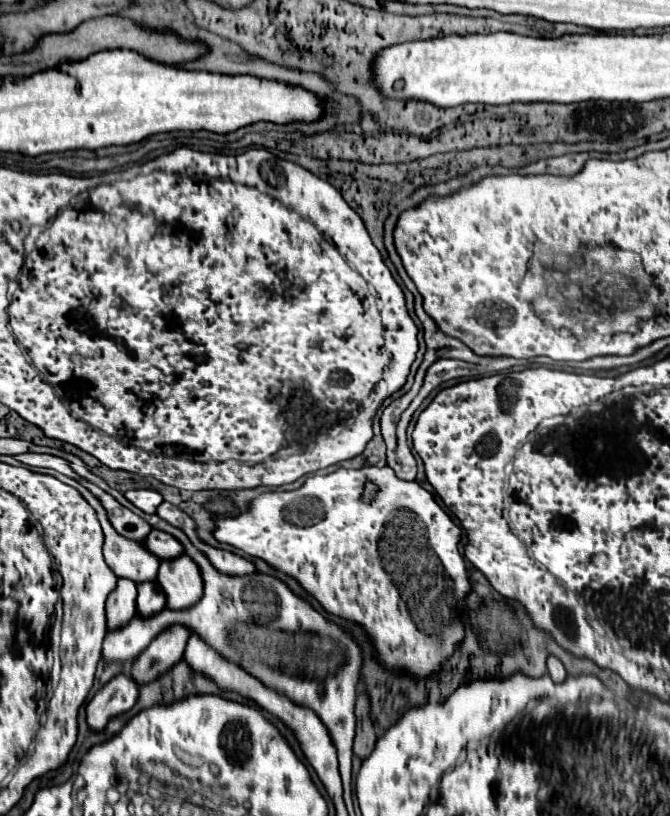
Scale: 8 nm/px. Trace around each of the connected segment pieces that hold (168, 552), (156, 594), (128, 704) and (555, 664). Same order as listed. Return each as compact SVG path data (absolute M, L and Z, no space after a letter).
M153 529L147 539L143 541L143 547L147 551L151 551L157 559L161 561L169 561L169 559L175 559L183 553L183 547L179 547L179 541L175 537L171 537L169 533L163 533L163 531L157 531Z
M141 583L137 585L137 591L139 591L137 595L137 615L139 617L155 615L165 609L165 599L157 583Z
M113 677L87 705L87 725L91 731L99 733L107 727L109 719L129 711L135 705L139 687L131 683L131 677Z
M549 657L549 659L547 659L547 669L549 669L549 675L551 675L551 679L553 679L555 683L561 683L561 681L567 677L565 667L563 667L563 663L561 663L557 657Z

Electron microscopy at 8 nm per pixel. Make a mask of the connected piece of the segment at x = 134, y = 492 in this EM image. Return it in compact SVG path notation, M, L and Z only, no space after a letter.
M131 489L125 491L125 497L143 513L155 513L155 509L163 503L163 497L153 489Z

